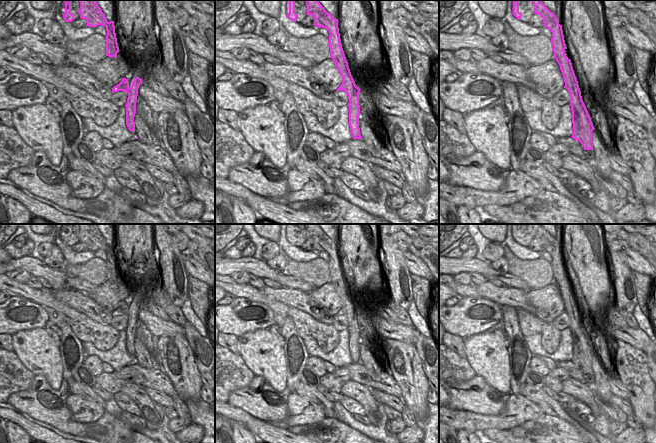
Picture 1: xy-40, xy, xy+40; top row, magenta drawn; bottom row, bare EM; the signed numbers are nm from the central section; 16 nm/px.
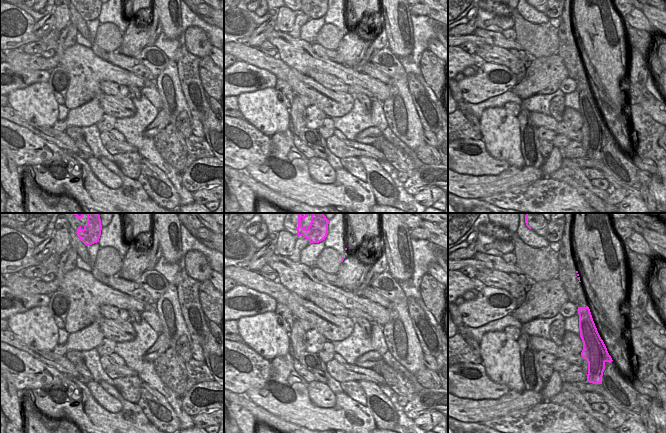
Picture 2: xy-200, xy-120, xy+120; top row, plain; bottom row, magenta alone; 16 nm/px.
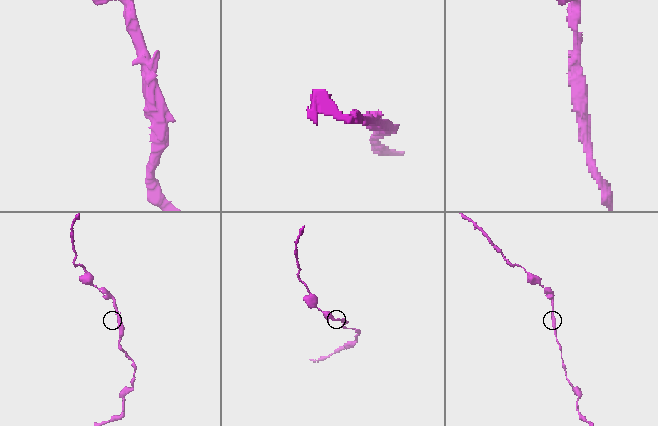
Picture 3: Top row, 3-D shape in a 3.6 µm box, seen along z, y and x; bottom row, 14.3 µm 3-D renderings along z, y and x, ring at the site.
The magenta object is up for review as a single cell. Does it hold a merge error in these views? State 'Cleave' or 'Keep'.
Keep.

